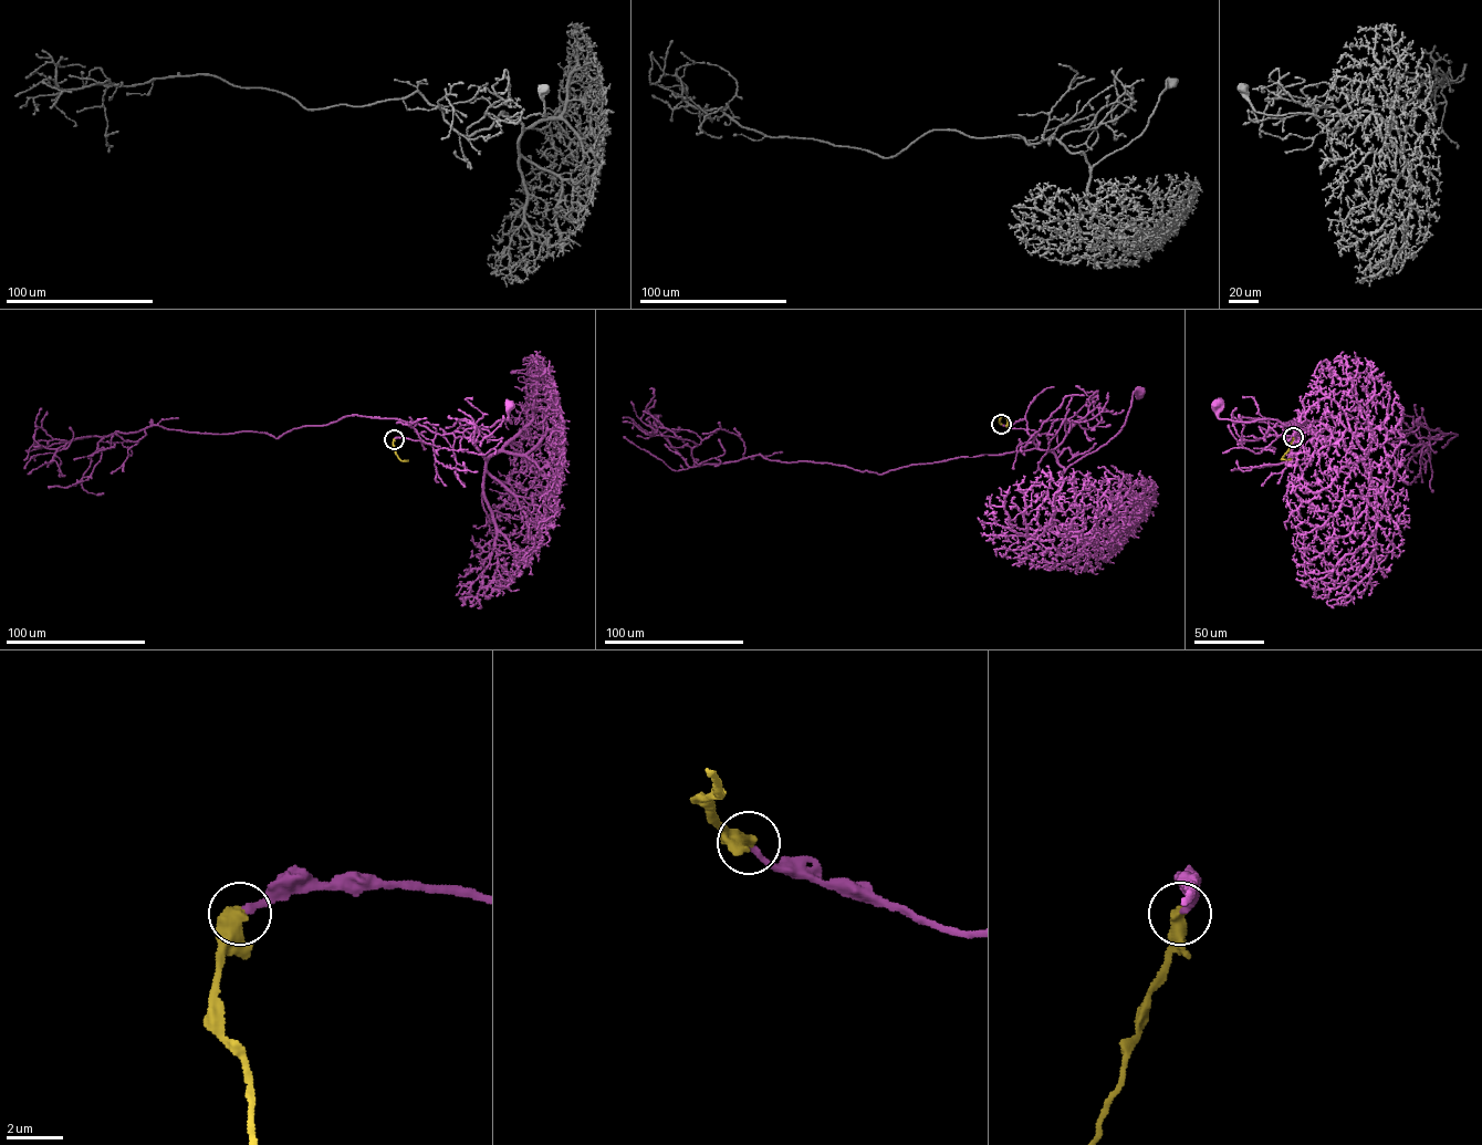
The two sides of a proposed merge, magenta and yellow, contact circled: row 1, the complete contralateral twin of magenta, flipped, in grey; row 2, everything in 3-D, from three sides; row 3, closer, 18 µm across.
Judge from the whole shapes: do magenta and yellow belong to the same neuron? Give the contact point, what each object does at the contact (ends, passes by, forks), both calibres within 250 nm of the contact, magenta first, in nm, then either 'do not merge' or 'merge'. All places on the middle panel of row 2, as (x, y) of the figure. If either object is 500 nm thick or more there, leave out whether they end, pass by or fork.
(1001, 424) | 200/600 nm | merge

